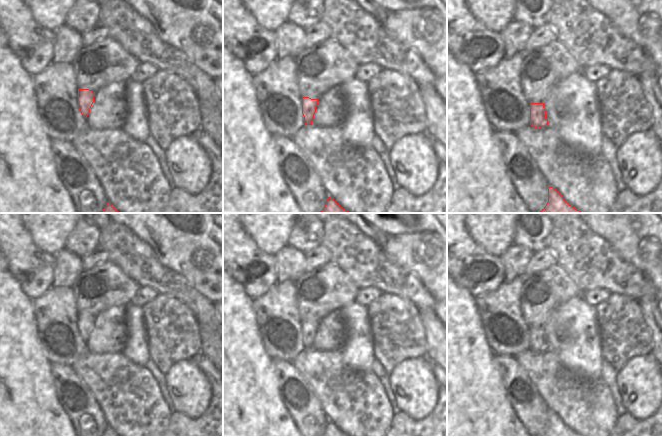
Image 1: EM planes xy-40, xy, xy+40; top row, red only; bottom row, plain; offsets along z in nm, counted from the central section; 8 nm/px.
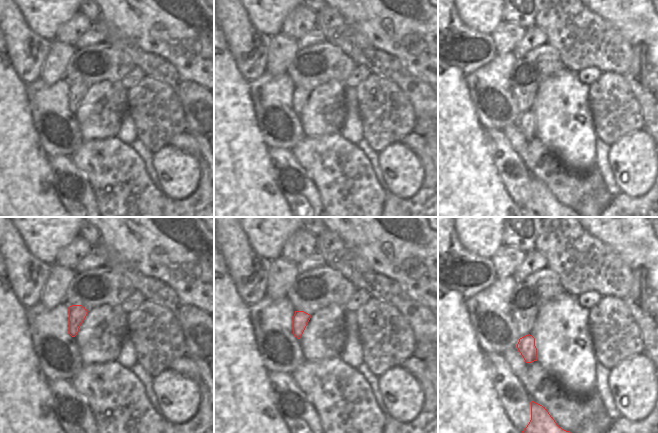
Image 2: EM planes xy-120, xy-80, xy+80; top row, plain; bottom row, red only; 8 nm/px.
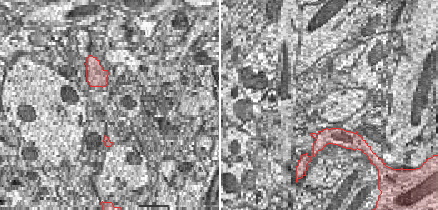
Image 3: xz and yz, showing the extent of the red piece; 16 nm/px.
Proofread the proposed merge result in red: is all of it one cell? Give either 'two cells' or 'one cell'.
one cell

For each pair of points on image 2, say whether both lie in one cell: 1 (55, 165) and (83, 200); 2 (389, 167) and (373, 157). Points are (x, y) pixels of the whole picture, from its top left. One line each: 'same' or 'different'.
1: same
2: different

